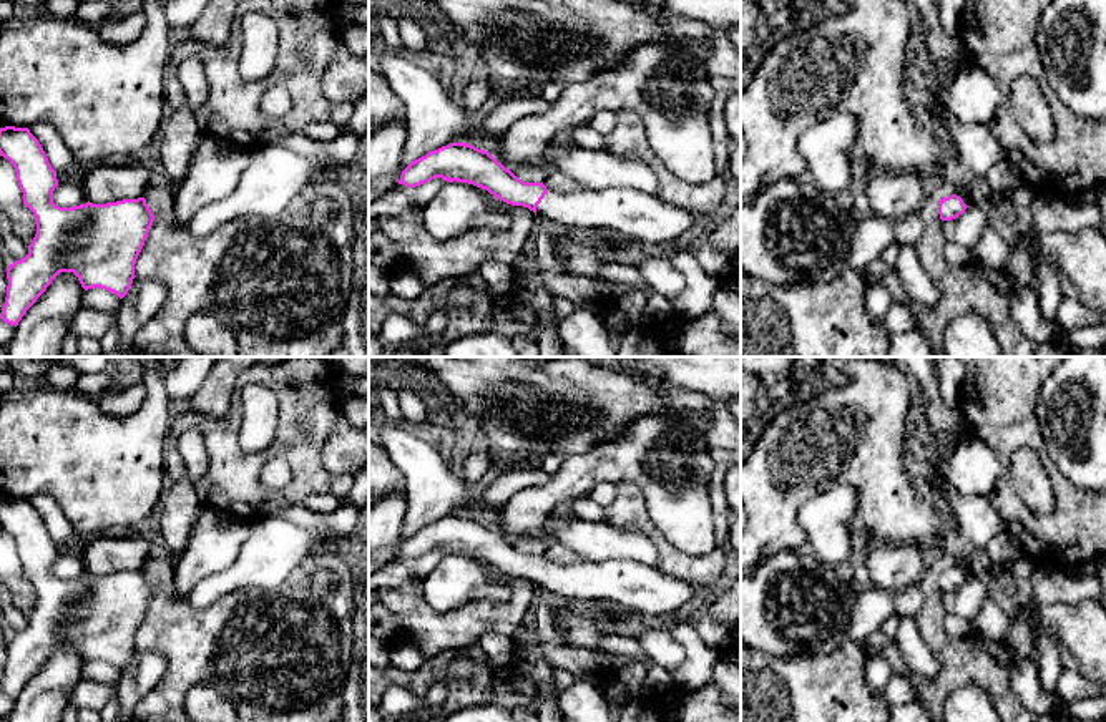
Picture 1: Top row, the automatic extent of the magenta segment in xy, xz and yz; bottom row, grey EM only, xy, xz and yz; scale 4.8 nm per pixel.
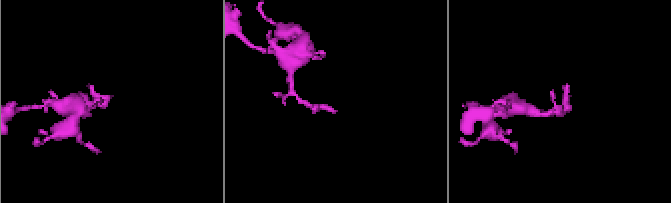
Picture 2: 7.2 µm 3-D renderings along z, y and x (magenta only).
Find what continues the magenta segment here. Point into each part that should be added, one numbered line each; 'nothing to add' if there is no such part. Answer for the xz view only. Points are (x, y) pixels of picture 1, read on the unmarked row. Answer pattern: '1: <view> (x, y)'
1: xz (643, 591)

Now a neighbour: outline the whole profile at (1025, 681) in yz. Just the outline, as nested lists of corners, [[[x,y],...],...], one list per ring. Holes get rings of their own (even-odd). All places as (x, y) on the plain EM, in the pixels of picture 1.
[[[1036,656],[1015,657],[1011,669],[1011,689],[1023,702],[1026,710],[1036,715],[1050,714],[1051,699],[1045,694],[1040,684]]]

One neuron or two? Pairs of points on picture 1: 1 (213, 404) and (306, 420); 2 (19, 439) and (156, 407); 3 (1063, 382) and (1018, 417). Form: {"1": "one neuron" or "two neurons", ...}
{"1": "two neurons", "2": "one neuron", "3": "two neurons"}

